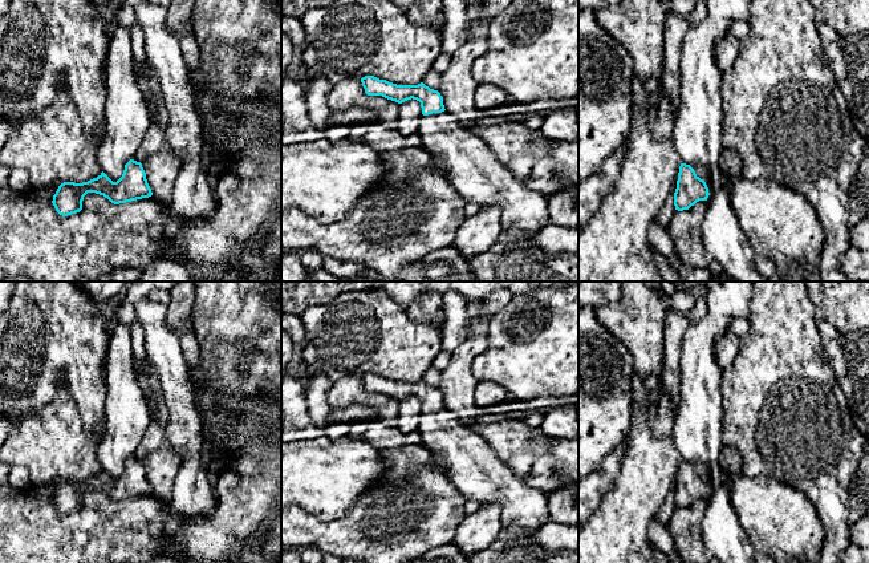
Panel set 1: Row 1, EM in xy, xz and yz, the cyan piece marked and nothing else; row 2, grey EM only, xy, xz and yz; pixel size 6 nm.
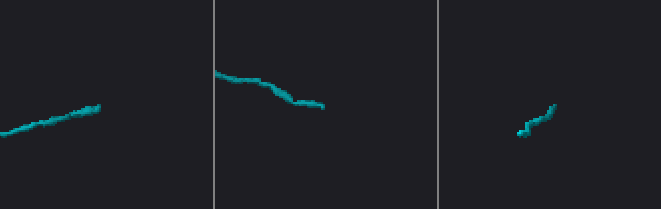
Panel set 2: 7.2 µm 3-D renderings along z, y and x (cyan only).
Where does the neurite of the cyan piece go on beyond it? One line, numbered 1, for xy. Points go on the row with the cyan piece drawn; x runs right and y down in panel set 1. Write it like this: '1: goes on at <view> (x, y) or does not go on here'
1: does not go on here

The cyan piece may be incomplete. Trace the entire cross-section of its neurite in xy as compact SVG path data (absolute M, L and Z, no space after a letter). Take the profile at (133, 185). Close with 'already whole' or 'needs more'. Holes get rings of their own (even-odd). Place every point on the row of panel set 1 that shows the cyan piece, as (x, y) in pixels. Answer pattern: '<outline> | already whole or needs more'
M130 159L117 182L113 182L103 171L88 182L64 182L53 195L52 203L60 215L68 216L82 210L82 201L88 193L103 195L114 204L153 195L142 163Z | already whole

